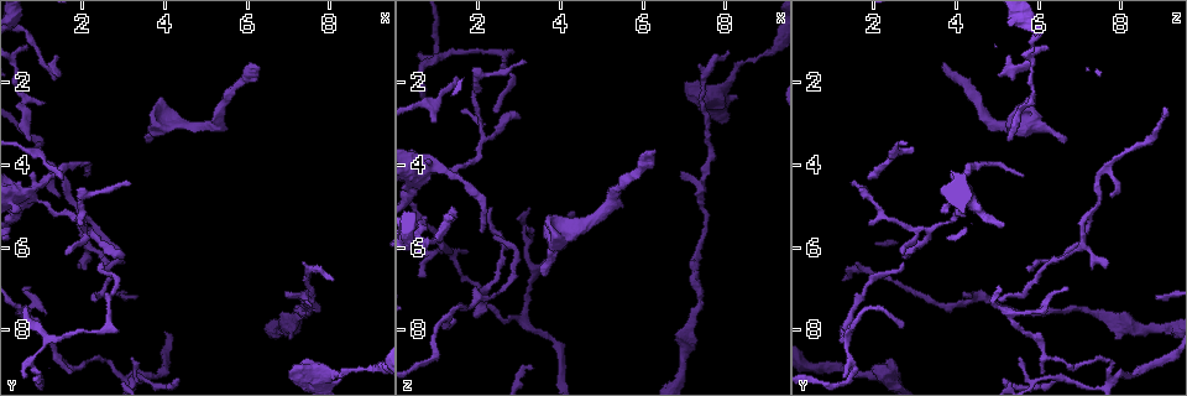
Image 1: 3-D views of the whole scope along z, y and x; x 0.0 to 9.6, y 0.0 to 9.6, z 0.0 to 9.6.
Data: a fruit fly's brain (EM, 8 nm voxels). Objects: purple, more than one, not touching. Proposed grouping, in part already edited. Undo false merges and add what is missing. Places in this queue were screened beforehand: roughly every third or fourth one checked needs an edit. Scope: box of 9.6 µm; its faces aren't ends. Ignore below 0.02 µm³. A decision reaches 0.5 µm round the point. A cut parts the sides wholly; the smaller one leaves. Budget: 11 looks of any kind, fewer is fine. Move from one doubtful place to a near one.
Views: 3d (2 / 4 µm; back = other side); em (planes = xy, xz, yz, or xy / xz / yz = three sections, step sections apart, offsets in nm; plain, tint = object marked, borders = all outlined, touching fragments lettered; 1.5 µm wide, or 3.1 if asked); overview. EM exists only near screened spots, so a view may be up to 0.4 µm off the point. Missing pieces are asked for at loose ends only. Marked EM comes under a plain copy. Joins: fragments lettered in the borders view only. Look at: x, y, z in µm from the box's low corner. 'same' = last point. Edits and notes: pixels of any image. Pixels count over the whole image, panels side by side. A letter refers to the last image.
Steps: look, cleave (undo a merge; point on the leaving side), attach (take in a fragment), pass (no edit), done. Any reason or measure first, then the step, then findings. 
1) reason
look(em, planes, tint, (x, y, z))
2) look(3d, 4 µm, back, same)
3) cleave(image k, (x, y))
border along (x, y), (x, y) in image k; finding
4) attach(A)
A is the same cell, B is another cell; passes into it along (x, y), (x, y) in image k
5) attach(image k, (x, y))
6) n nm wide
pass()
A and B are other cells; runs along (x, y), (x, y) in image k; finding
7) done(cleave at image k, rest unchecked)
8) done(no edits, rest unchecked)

an open end
look(em, planes, borders, (2.50, 6.30, 2.70))

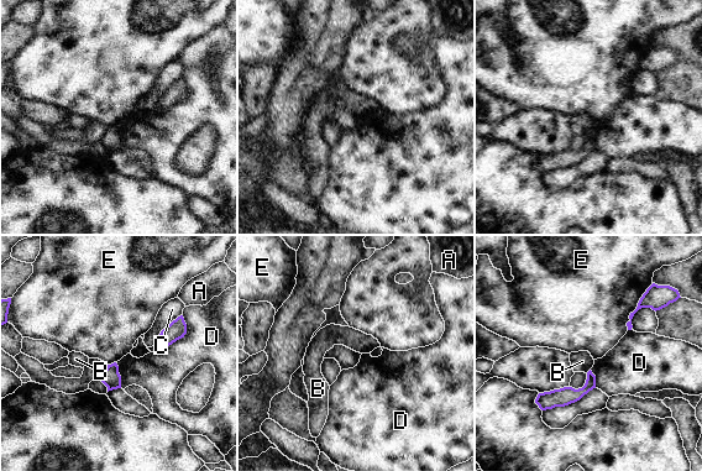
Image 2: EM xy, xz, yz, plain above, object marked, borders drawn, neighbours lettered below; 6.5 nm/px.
pass()
A, B, C, D and E are other cells; runs along (592, 378), (576, 394), (539, 401) in image 2; none of them fits

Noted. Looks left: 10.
look(3d, 4 µm, (2.95, 6.25, 5.95))

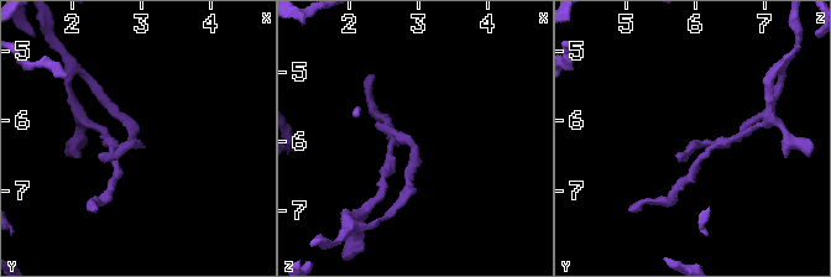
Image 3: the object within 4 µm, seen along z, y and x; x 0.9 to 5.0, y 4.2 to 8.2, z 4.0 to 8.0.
need the tissue
look(em, planes, tint, (2.95, 6.30, 5.90))

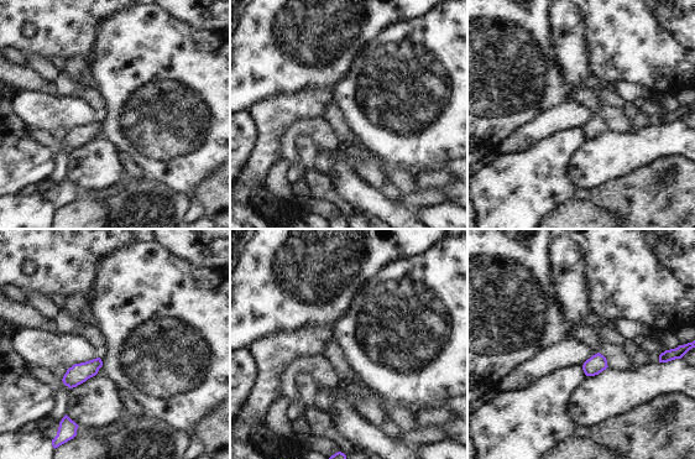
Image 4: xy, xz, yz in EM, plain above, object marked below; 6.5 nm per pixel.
look(em, planes, borders, same)

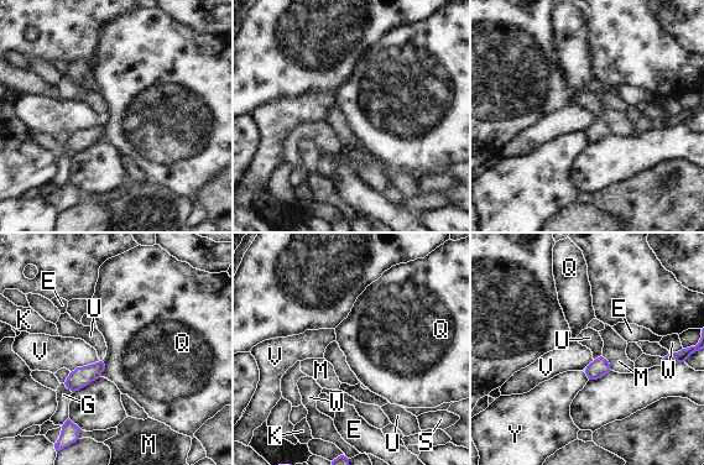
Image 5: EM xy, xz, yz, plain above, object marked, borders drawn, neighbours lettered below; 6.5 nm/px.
pass()
E, G, K, M, Q, S, U, V, W and Y are other cells; border along (103, 361), (104, 370), (99, 376) in image 5; none of them fits

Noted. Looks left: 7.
long arm stops here
look(em, xy, step 8, tint, (3.20, 4.45, 1.55))

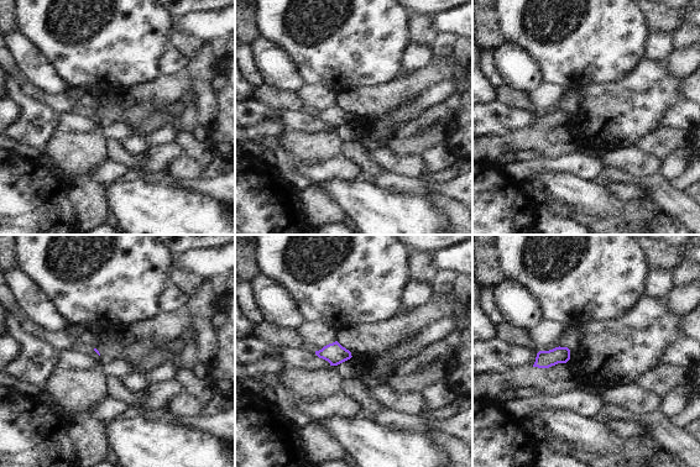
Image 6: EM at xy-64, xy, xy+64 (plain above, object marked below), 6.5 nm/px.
look(em, xy, step 8, borders, same)

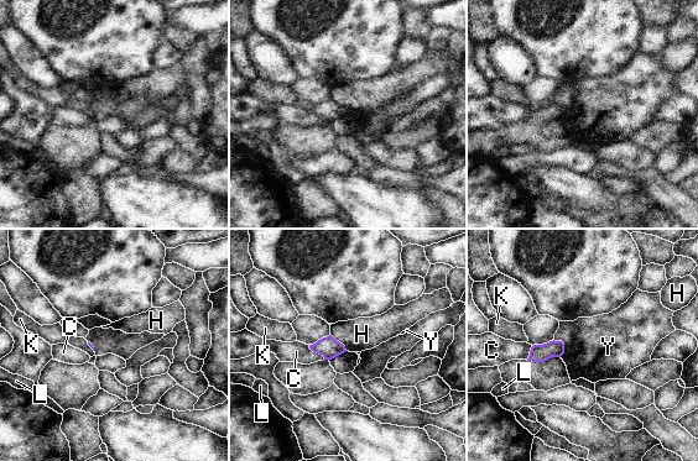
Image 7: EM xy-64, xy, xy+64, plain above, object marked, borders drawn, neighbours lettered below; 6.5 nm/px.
pass()
C, H, K, L and Y are other cells; border along (553, 339), (563, 344), (560, 356) in image 7; no lettered fragment goes on from it

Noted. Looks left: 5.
thin end
look(em, yz, step 4, tint, (3.20, 8.70, 5.55))

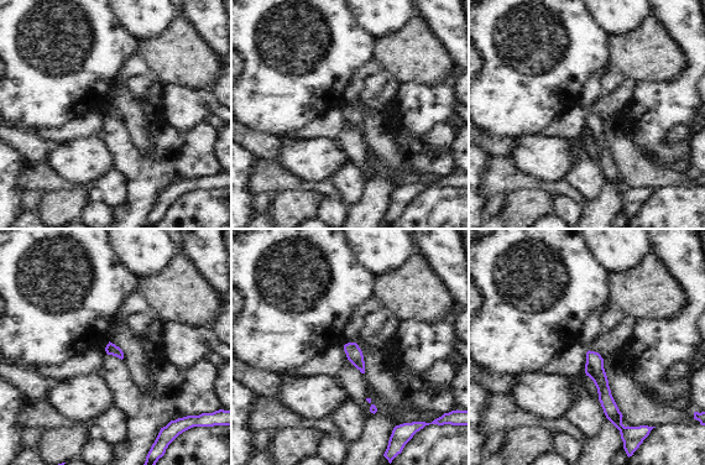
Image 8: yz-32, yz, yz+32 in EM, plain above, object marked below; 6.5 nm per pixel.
look(em, planes, borders, same)

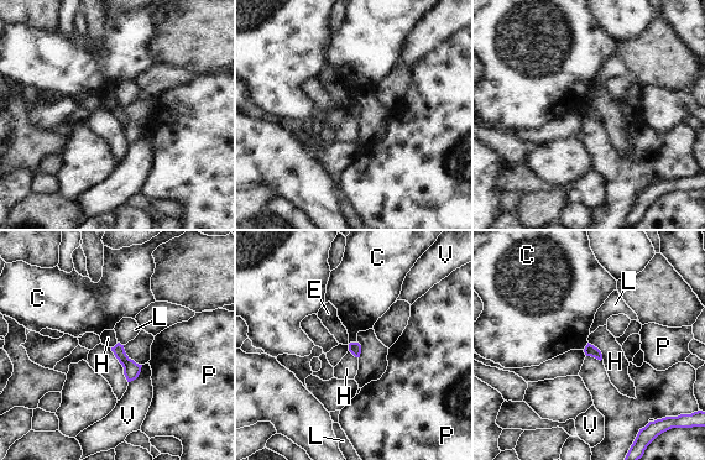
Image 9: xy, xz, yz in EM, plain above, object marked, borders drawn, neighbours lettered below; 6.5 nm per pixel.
pass()
C, E, H, L, P and V are other cells; border along (588, 343), (600, 351), (602, 359) in image 9; no lettered fragment goes on from it

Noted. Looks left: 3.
done(no edits, rest unchecked)

